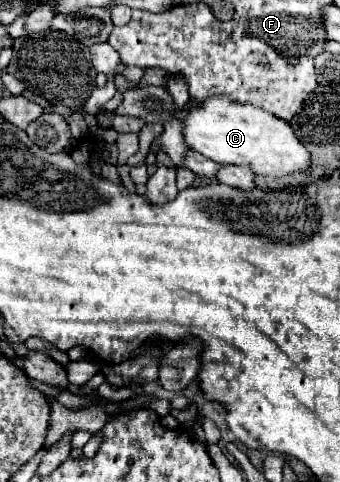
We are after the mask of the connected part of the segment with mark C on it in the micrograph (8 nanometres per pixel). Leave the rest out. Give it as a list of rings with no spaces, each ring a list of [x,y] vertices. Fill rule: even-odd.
[[[211,96],[193,106],[185,116],[181,134],[185,144],[205,158],[211,158],[217,164],[247,166],[255,174],[263,176],[281,178],[293,172],[303,172],[307,170],[311,158],[307,148],[297,140],[289,122],[275,118],[263,108],[239,104],[229,96]]]

